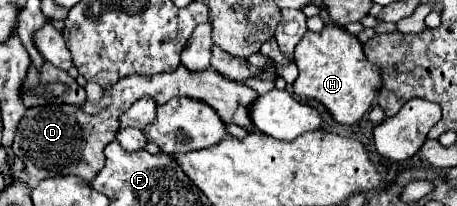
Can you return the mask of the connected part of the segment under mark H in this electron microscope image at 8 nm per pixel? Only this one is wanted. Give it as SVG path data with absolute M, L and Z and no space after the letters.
M326 24L322 32L306 32L296 44L294 62L300 70L292 84L294 94L320 102L338 124L350 126L358 122L370 110L382 86L380 72L366 60L358 38L336 24Z

